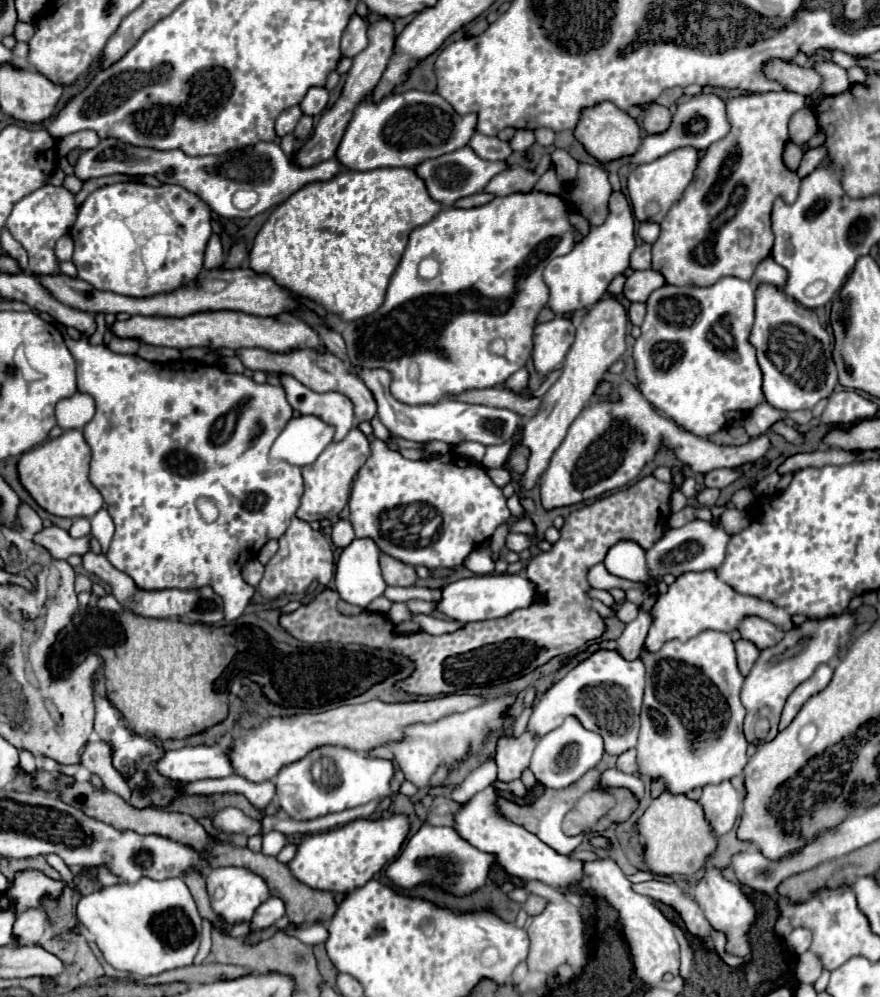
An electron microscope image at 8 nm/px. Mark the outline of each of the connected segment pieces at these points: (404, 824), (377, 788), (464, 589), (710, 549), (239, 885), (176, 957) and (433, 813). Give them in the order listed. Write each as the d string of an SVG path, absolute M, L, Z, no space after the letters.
M394 814L390 818L378 820L354 820L330 832L308 836L304 842L298 844L298 852L288 868L300 882L310 888L334 894L348 894L370 882L378 872L388 866L388 862L392 862L400 854L404 842L408 840L408 832L410 818L406 814Z
M320 746L308 752L302 760L284 766L276 774L276 794L280 808L292 820L314 820L318 816L354 808L388 796L394 764L384 758L366 758L342 746Z
M490 574L490 576L472 576L450 582L440 588L442 598L436 602L436 610L458 622L478 622L488 618L500 618L512 610L530 606L536 600L536 586L528 582L524 574Z
M714 518L714 522L706 520L692 520L680 528L670 528L656 546L648 550L648 568L652 570L652 576L664 576L664 574L684 574L684 572L700 572L718 568L724 562L726 546L730 542L730 536L722 528L720 518Z
M236 866L214 868L206 876L206 886L208 886L208 896L210 896L210 904L214 912L220 914L230 924L252 920L256 908L270 896L266 882L258 874L254 874L248 868L236 868Z
M182 878L116 884L92 892L78 902L78 920L90 930L108 964L132 976L154 976L164 970L190 966L202 936L202 918Z
M438 796L432 802L432 808L428 812L428 824L432 826L452 826L452 816L460 808L460 804L452 802L446 796Z

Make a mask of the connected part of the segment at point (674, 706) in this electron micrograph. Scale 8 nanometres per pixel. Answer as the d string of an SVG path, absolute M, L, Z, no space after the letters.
M704 630L686 642L666 642L656 654L642 652L642 660L646 664L646 692L640 712L642 728L636 746L638 772L650 778L660 778L672 794L686 794L692 788L740 776L748 762L748 740L742 730L746 708L740 702L744 676L736 666L734 642L730 636L726 632Z

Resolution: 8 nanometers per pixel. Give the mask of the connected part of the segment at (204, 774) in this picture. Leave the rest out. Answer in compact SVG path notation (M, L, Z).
M220 746L168 750L156 768L160 774L180 782L194 782L204 778L228 778L234 774L230 748Z

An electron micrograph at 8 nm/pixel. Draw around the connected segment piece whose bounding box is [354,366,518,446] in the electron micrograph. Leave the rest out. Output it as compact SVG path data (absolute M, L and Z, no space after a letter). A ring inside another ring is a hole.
M354 366L362 382L368 386L372 392L376 406L378 406L378 418L380 422L388 428L388 432L396 438L406 438L414 442L432 442L440 440L446 444L460 444L466 440L474 440L480 444L504 444L512 438L516 426L518 426L518 414L512 414L512 410L506 408L492 408L492 406L478 406L478 404L468 404L460 400L444 400L438 402L436 406L408 406L400 400L396 400L390 392L390 374L384 368L362 368Z

